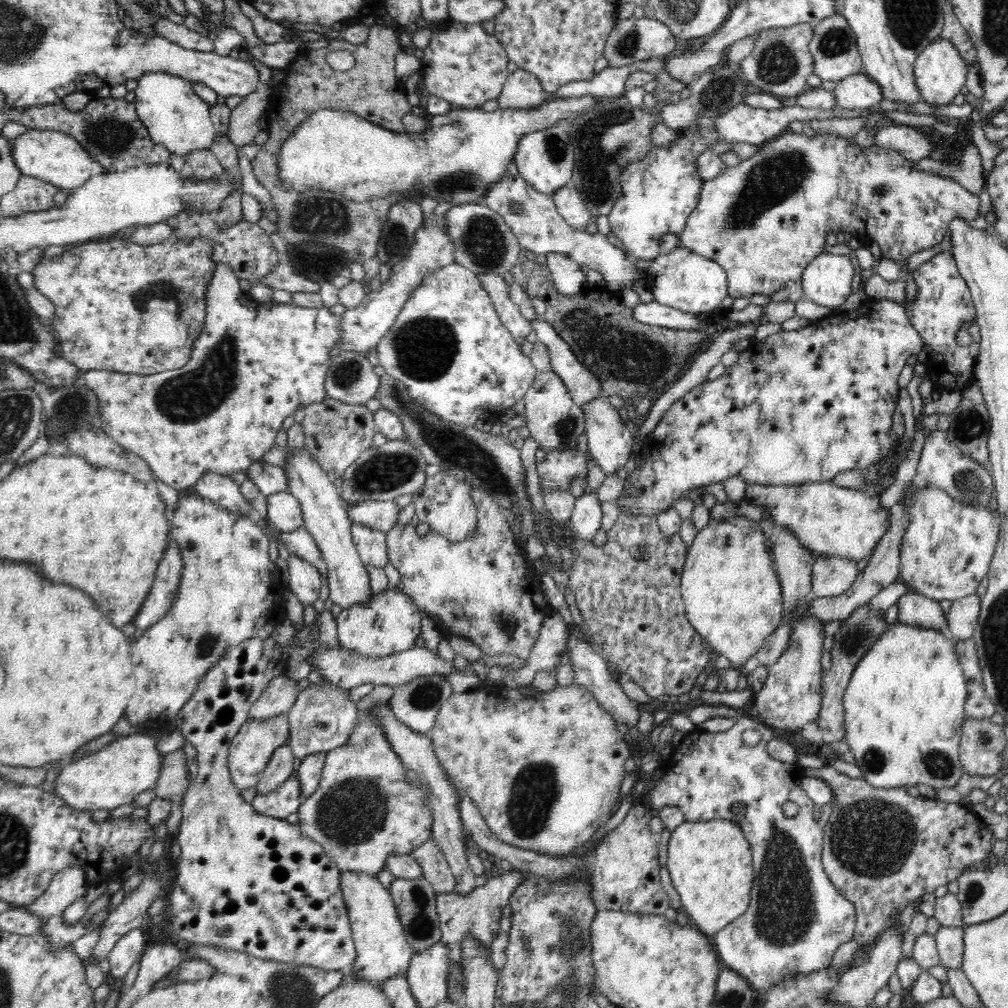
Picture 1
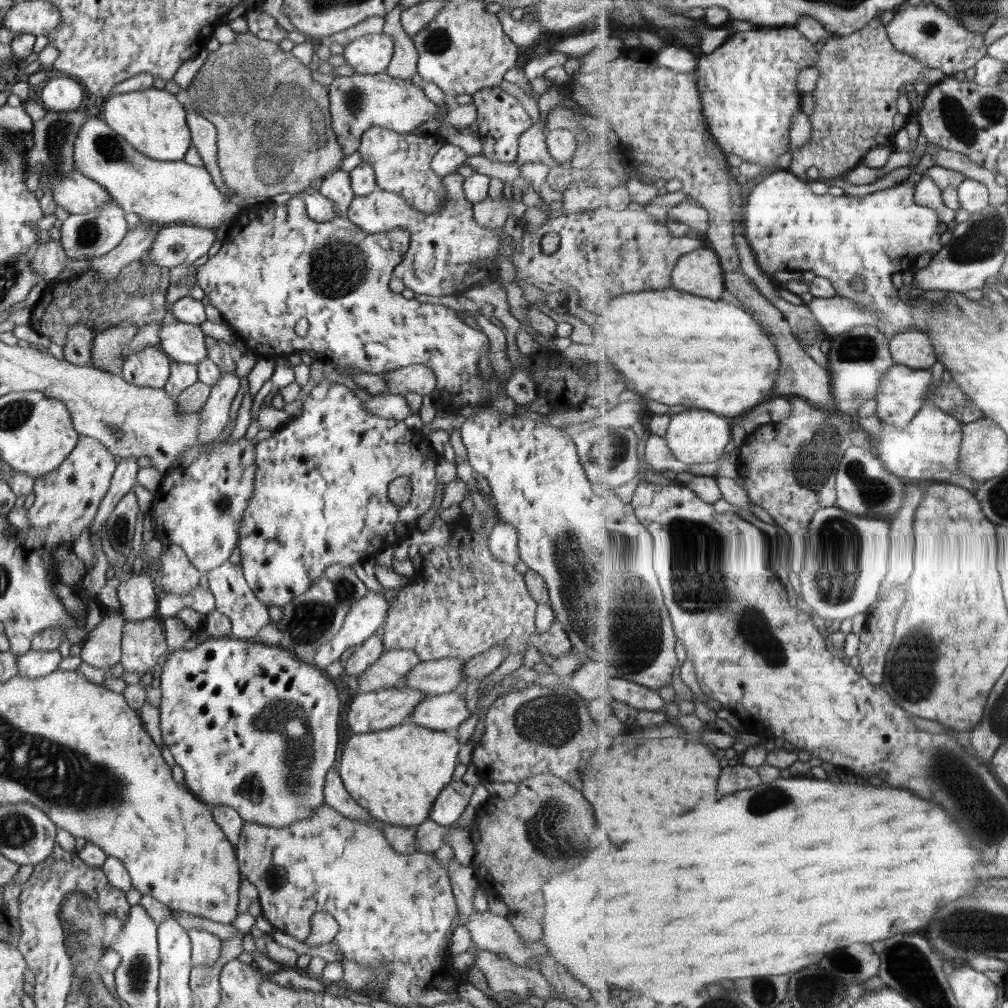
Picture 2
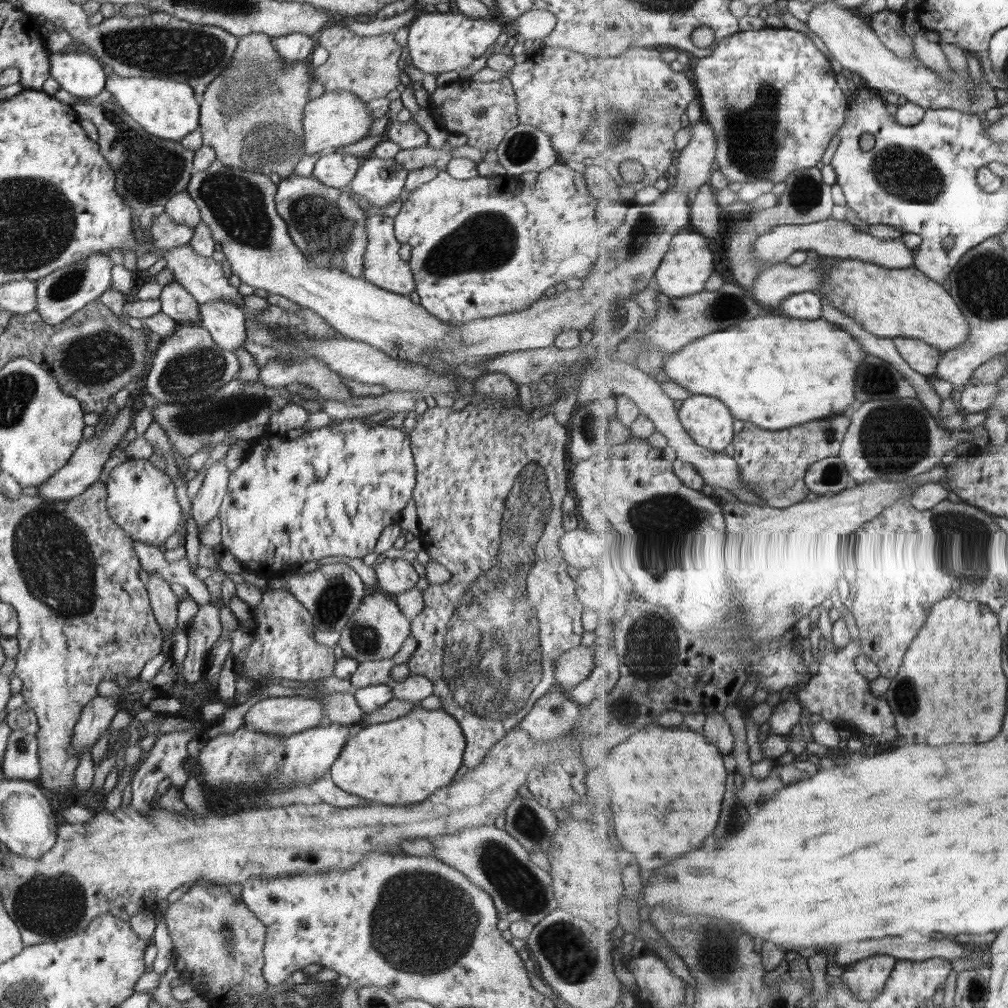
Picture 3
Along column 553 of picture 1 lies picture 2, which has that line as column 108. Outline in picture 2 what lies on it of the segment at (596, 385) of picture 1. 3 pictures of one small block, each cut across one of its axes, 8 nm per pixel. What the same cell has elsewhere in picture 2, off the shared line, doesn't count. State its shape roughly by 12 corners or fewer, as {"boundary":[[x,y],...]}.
{"boundary":[[130,322],[95,335],[91,366],[120,374],[122,346],[139,329]]}

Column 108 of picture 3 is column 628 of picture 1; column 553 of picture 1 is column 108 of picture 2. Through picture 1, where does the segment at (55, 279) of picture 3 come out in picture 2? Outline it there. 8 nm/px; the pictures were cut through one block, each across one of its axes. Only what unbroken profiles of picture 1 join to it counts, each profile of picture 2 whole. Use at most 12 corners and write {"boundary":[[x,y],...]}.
{"boundary":[[114,200],[62,221],[70,260],[91,260],[120,244],[125,210]]}

